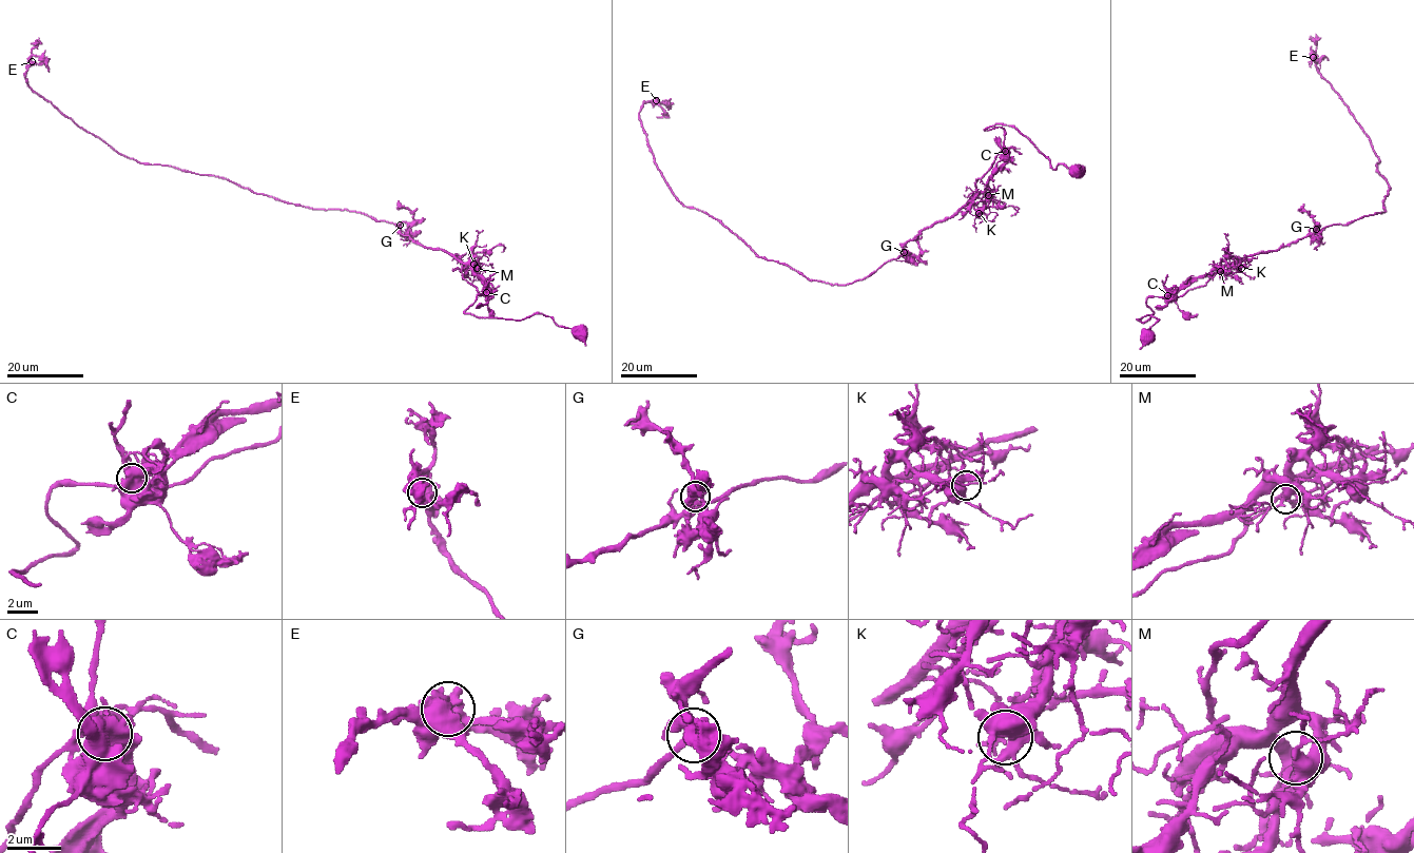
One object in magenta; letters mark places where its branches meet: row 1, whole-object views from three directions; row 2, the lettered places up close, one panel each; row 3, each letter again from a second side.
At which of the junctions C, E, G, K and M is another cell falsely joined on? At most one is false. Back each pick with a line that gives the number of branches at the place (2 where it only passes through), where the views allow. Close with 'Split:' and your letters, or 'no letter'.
C: Branches: 5
Split: C

